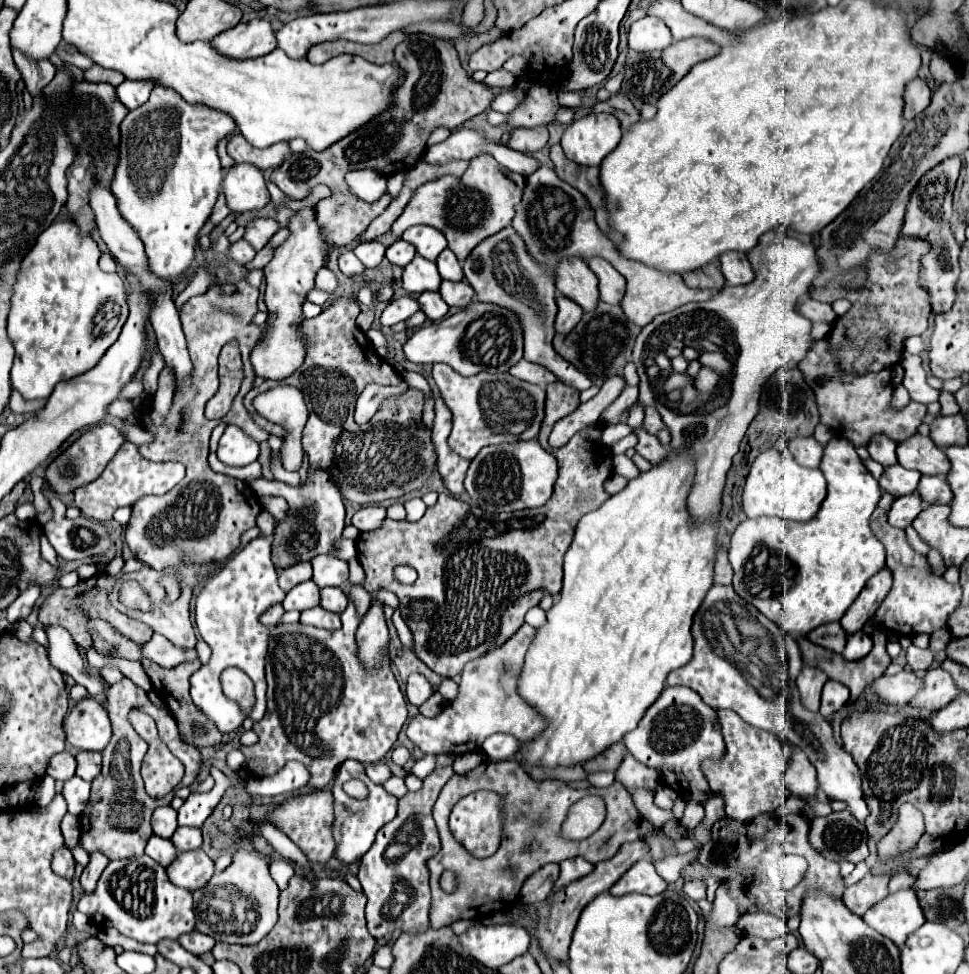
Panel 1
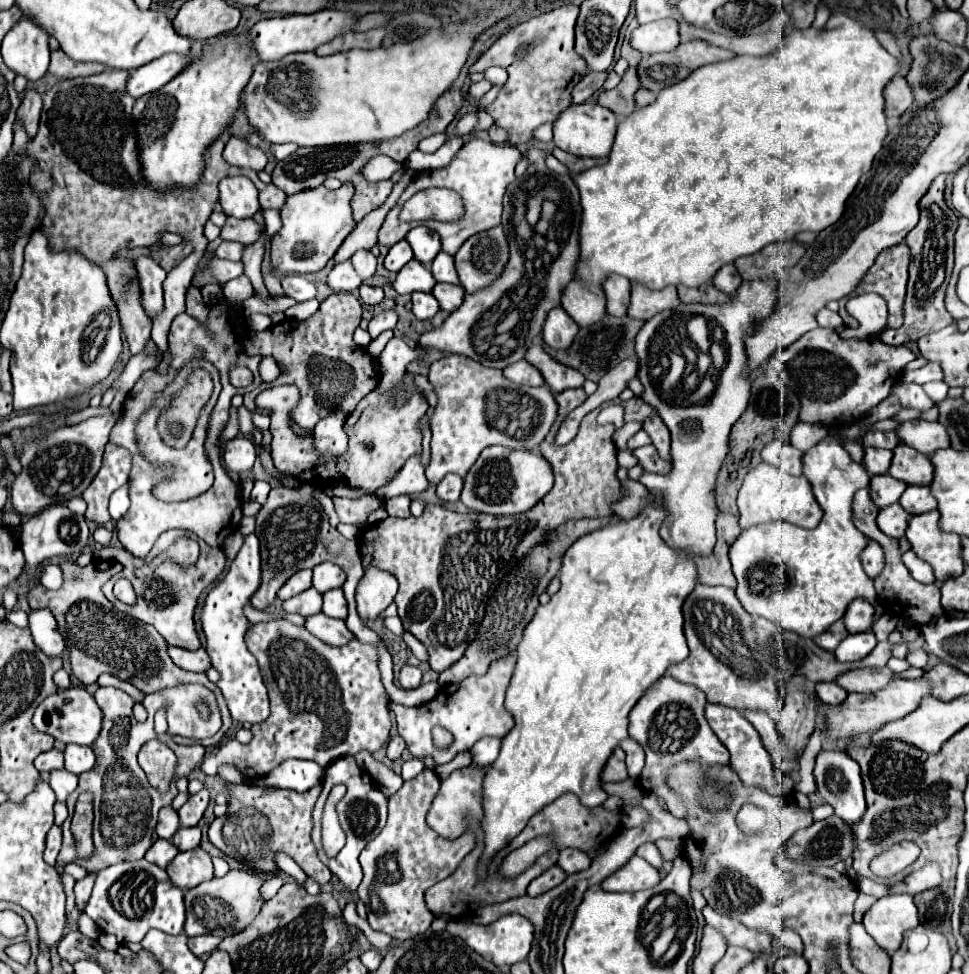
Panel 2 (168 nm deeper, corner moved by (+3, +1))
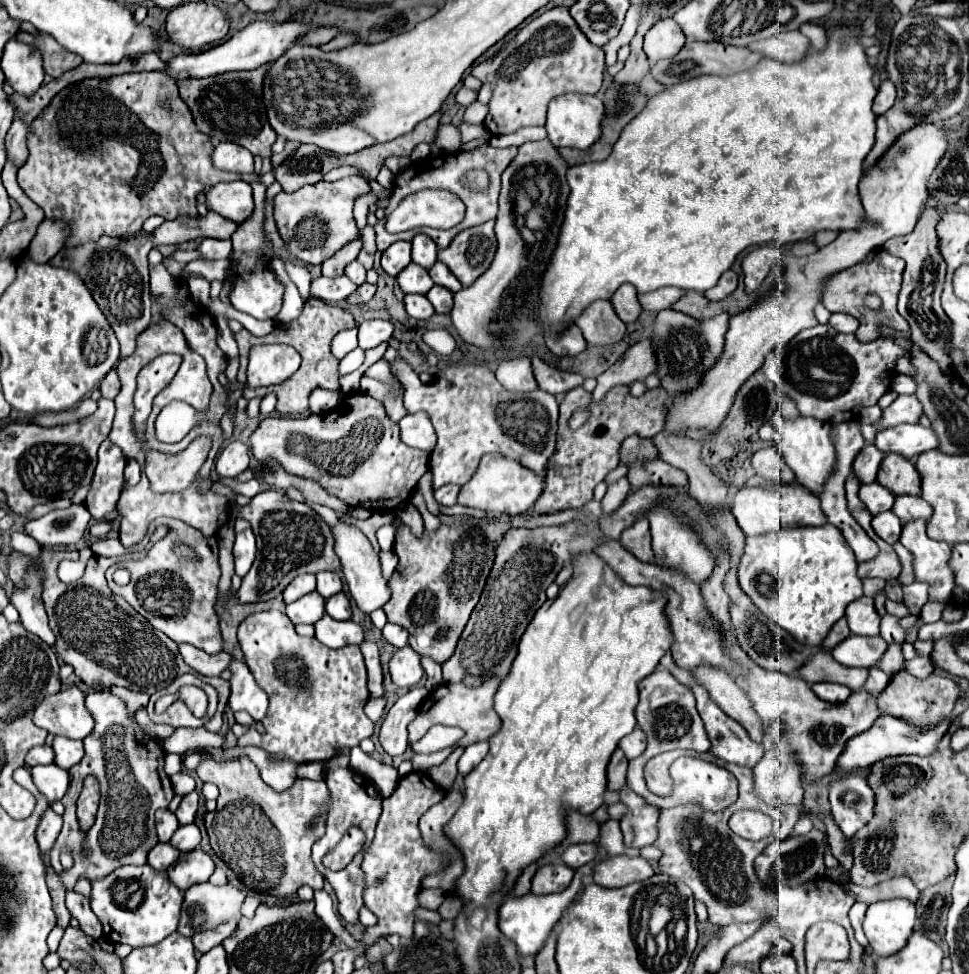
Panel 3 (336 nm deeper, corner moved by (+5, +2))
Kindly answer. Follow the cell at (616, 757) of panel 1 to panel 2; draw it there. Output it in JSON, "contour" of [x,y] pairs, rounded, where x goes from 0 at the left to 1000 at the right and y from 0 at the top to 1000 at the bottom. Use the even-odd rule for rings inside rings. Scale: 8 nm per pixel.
{"contour":[[[638,766],[634,770],[634,774],[630,776],[623,793],[621,793],[621,803],[642,803],[648,799],[648,793],[646,793],[646,782],[644,782],[644,770]]]}

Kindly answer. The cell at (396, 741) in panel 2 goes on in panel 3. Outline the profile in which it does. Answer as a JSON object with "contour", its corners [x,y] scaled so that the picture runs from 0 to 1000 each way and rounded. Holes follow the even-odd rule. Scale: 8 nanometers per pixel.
{"contour":[[[427,705],[419,714],[415,714],[400,730],[392,748],[392,765],[400,775],[409,777],[421,769],[419,746],[429,736],[431,726],[440,718],[440,714],[442,714],[440,705]]]}

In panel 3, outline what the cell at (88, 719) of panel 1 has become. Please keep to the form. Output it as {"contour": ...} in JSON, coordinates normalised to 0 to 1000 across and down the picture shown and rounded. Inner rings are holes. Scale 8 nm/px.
{"contour":[[[70,705],[58,714],[50,714],[35,730],[35,744],[54,755],[64,755],[85,761],[97,746],[97,736],[87,724],[87,711],[80,705]]]}

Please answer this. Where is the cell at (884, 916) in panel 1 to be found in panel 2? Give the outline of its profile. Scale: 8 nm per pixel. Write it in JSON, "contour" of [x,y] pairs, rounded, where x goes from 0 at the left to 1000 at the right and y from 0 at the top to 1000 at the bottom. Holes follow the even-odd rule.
{"contour":[[[918,918],[900,928],[890,949],[910,975],[923,979],[929,973],[933,957],[949,947],[939,918]]]}

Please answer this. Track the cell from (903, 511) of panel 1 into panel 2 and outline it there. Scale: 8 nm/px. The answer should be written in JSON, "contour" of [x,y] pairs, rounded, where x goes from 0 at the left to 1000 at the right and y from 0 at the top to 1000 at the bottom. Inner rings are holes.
{"contour":[[[925,515],[916,522],[910,522],[906,526],[906,532],[904,532],[904,538],[906,542],[918,550],[918,552],[931,552],[935,542],[937,542],[937,528],[935,524]]]}

